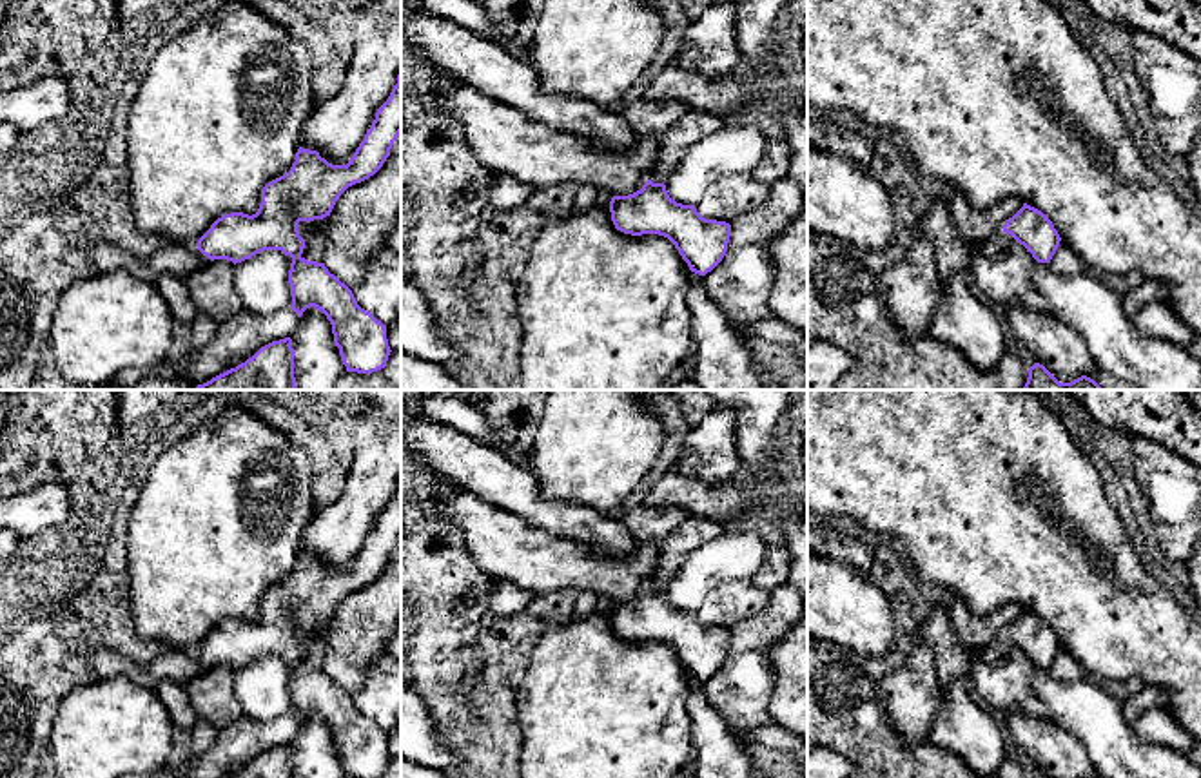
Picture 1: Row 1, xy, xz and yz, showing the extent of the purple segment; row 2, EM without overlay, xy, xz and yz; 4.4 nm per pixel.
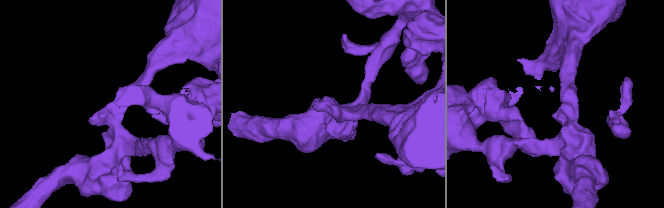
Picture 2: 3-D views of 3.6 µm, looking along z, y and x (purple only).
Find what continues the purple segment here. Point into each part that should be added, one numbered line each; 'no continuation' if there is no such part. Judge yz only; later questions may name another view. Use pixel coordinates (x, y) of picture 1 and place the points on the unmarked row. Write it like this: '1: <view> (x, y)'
1: yz (996, 650)

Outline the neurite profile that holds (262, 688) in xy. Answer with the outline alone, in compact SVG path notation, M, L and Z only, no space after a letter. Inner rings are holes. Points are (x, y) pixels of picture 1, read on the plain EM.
M263 656L250 666L236 669L234 695L243 716L265 724L290 715L290 669L292 664L281 656Z

